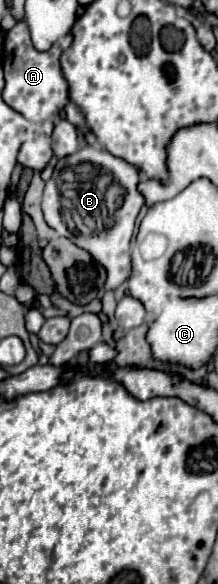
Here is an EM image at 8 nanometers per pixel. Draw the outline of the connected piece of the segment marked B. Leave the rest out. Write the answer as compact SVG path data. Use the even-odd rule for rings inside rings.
M86 145L78 149L72 157L58 159L52 179L46 183L44 199L42 199L42 211L46 217L46 223L62 237L68 237L74 245L86 249L94 261L104 265L108 277L106 277L106 291L114 291L130 277L130 241L136 225L136 217L144 205L144 197L138 193L136 185L140 181L140 175L134 165L126 163L120 157L114 157L106 149Z

